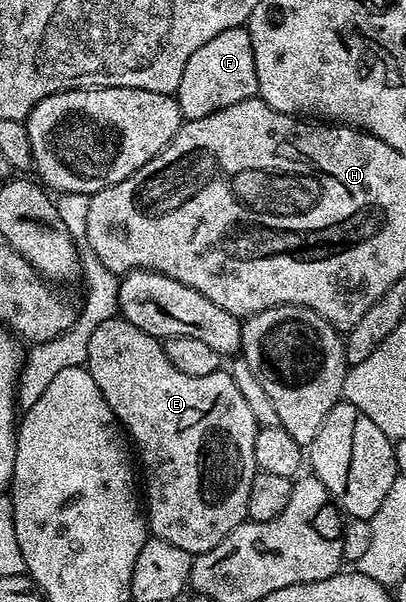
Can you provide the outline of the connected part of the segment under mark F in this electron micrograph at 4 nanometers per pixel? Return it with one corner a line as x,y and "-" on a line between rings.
247,27
222,30
218,38
210,38
206,46
194,50
190,62
186,62
186,70
182,70
182,82
178,82
178,90
174,97
184,120
197,120
206,118
206,114
214,114
226,106
234,106
234,102
242,102
250,99
258,93
258,74
254,70
254,50
250,42
250,34

